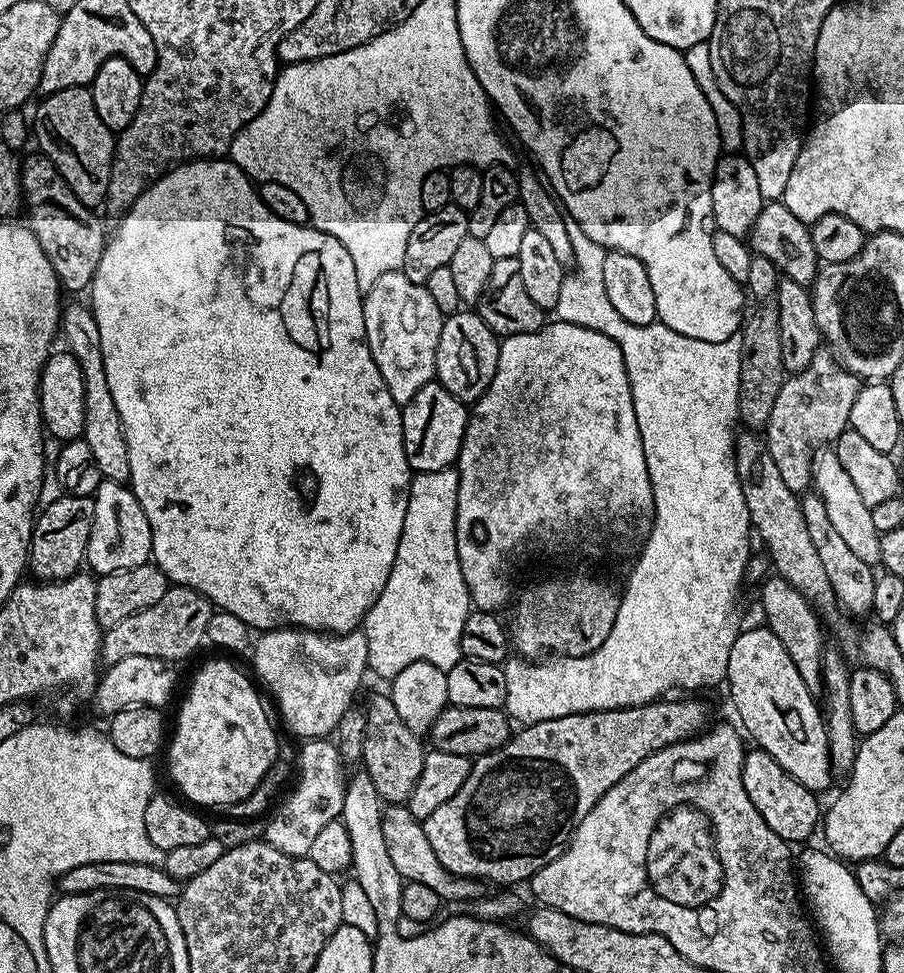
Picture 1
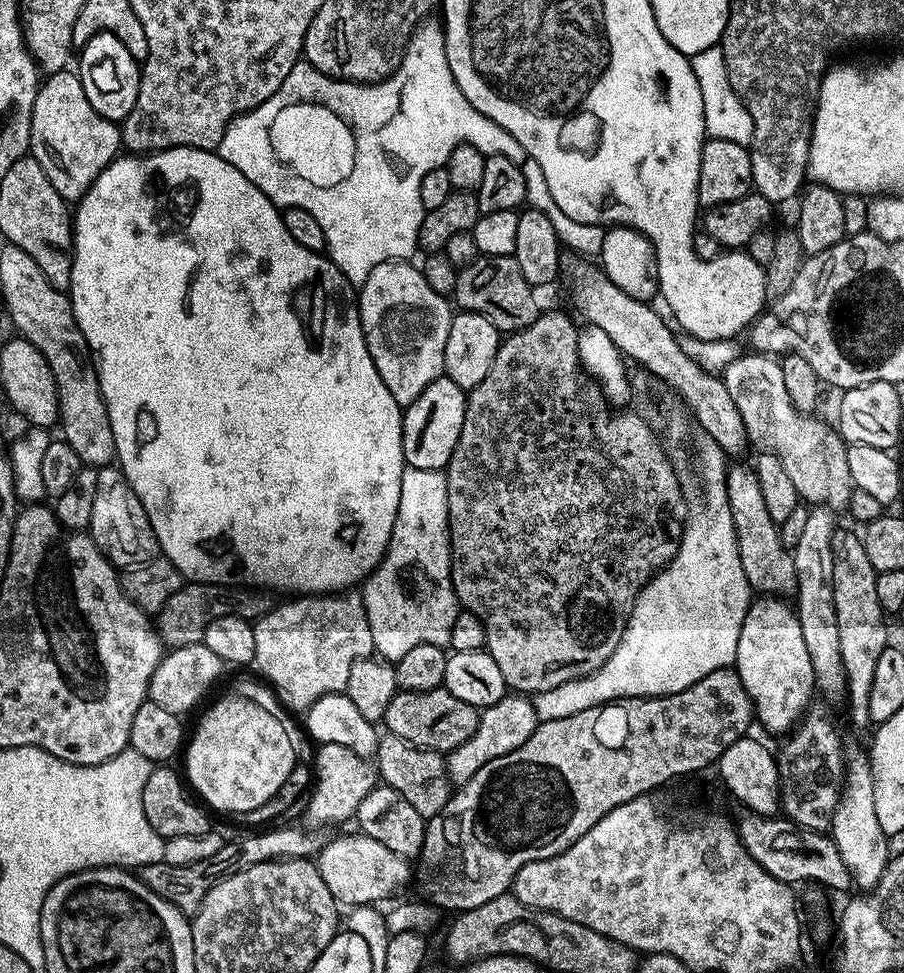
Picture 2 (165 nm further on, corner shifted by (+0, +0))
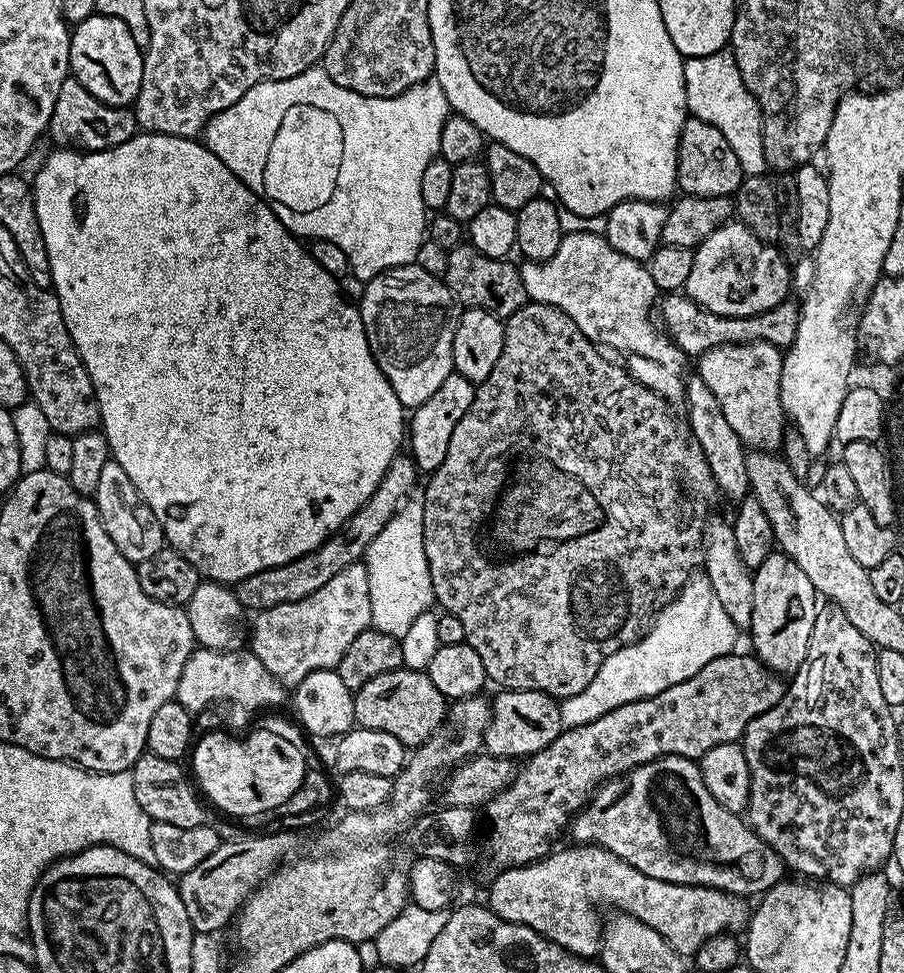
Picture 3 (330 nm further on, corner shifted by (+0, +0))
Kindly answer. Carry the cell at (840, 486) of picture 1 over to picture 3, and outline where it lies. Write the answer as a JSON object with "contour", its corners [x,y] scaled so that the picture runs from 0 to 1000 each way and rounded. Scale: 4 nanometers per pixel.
{"contour":[[[829,349],[825,354],[794,356],[772,367],[772,385],[794,409],[803,434],[820,454],[832,462],[858,462],[867,455],[869,429],[863,413],[864,359],[852,351]]]}

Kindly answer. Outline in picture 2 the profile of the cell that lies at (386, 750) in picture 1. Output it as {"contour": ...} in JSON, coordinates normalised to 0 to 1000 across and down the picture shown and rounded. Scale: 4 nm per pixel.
{"contour":[[[425,754],[419,757],[414,784],[419,801],[426,807],[440,812],[470,841],[483,839],[502,813],[502,807],[496,801],[496,786],[488,774],[462,769],[440,756]]]}

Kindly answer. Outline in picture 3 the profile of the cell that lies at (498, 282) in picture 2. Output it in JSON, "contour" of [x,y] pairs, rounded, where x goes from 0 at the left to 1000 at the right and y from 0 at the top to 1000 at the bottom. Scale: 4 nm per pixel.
{"contour":[[[510,249],[504,255],[496,256],[493,282],[489,285],[500,299],[506,313],[513,317],[538,319],[542,323],[561,327],[571,322],[579,312],[585,311],[582,294],[577,294],[575,276],[565,266],[542,265],[533,261],[524,252]]]}

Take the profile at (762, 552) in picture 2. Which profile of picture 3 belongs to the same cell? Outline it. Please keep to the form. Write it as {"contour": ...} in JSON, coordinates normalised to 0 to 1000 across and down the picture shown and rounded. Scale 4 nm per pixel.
{"contour":[[[765,384],[758,390],[757,393],[757,409],[756,418],[761,418],[761,436],[759,432],[759,440],[763,445],[770,457],[777,462],[777,467],[781,471],[781,479],[785,479],[785,487],[790,487],[790,495],[792,496],[793,507],[798,511],[801,510],[811,516],[817,516],[829,509],[827,488],[825,487],[825,458],[816,450],[816,446],[812,446],[808,434],[803,434],[803,425],[799,425],[799,417],[794,413],[794,409],[790,409],[790,401],[785,401],[785,397],[781,397],[781,393],[777,393],[777,388],[772,384]]]}

